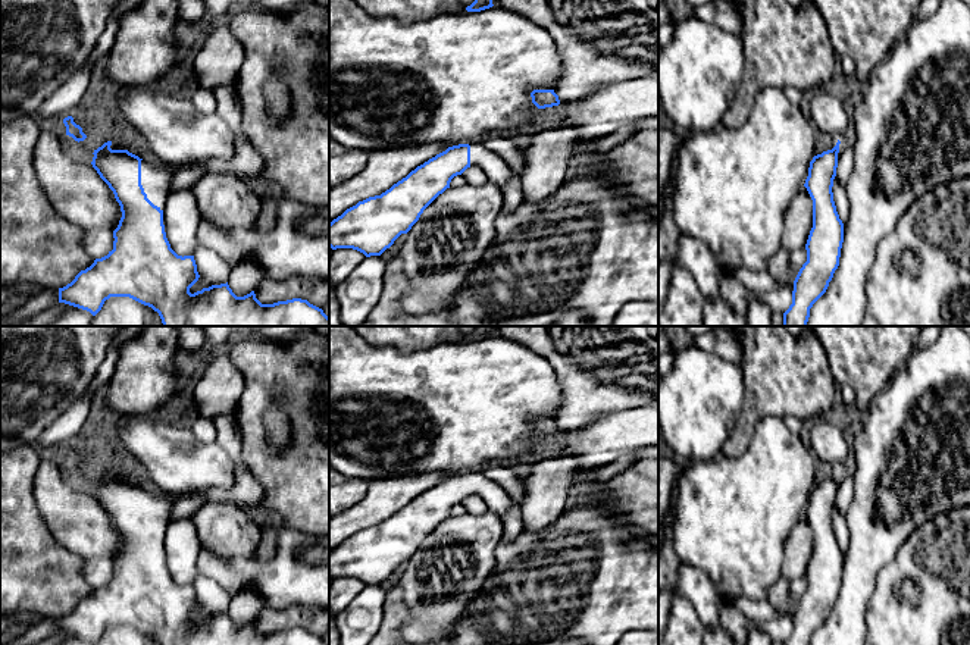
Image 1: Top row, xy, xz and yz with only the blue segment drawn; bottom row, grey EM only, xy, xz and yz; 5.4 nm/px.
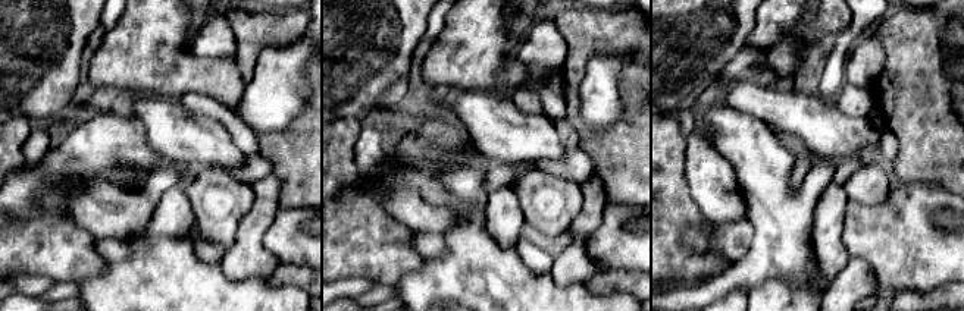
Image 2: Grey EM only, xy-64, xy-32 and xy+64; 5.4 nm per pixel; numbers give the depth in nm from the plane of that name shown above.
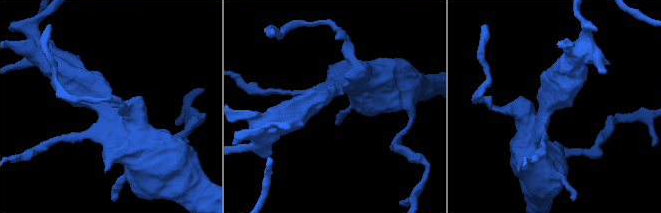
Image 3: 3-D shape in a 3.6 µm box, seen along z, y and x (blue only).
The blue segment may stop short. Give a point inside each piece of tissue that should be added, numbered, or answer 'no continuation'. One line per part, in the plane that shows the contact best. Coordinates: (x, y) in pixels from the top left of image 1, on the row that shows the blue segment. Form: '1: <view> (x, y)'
1: xy (155, 179)

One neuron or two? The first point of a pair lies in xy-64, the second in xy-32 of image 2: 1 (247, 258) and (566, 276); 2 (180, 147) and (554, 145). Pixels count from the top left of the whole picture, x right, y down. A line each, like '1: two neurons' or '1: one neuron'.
1: one neuron
2: one neuron

